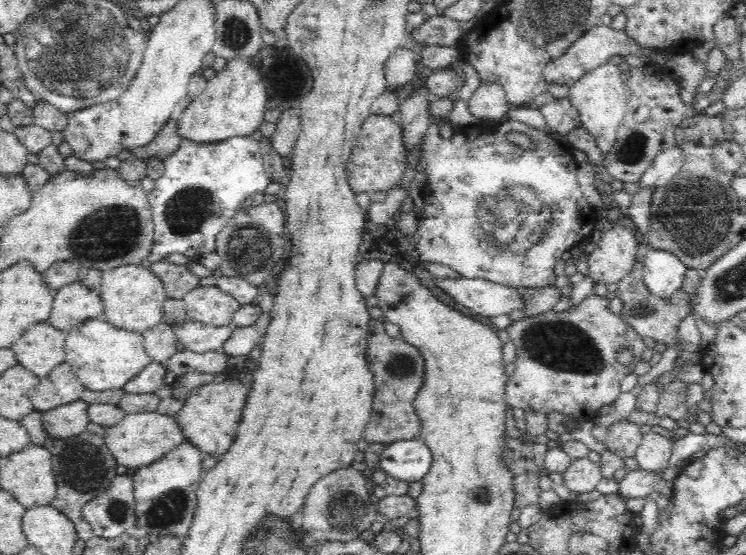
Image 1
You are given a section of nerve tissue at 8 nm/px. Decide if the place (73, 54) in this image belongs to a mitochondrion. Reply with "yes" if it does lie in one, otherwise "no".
yes

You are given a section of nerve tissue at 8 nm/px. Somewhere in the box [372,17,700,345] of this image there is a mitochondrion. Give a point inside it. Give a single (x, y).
(507, 243)

